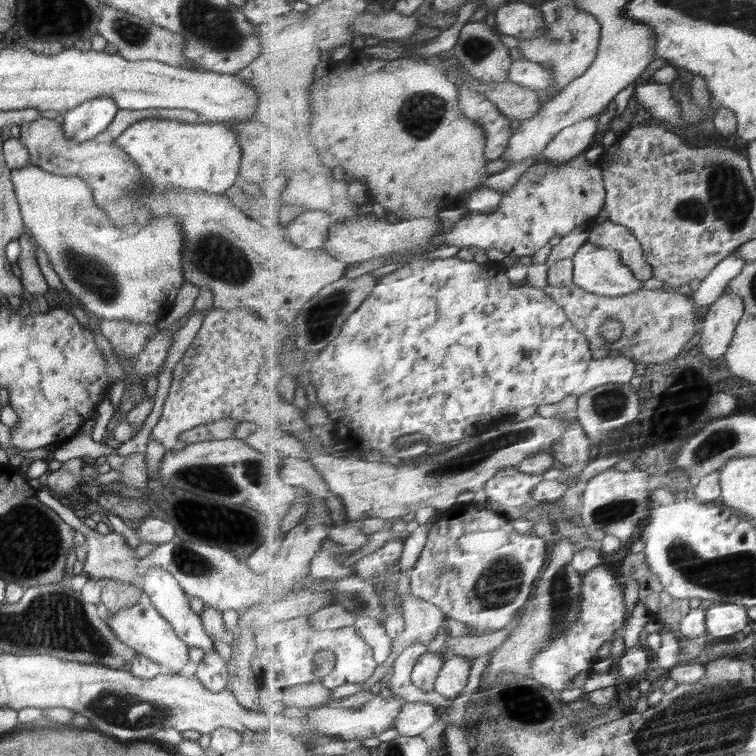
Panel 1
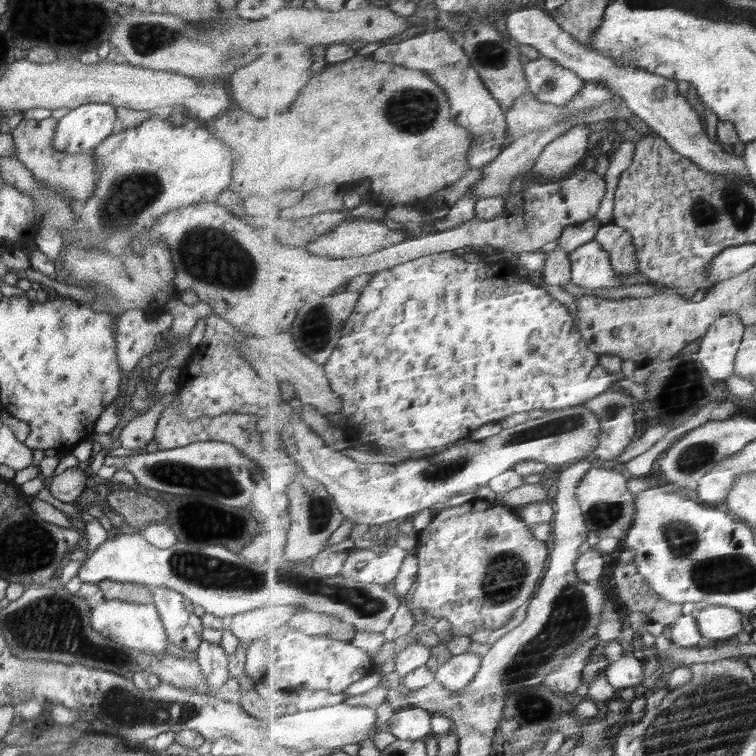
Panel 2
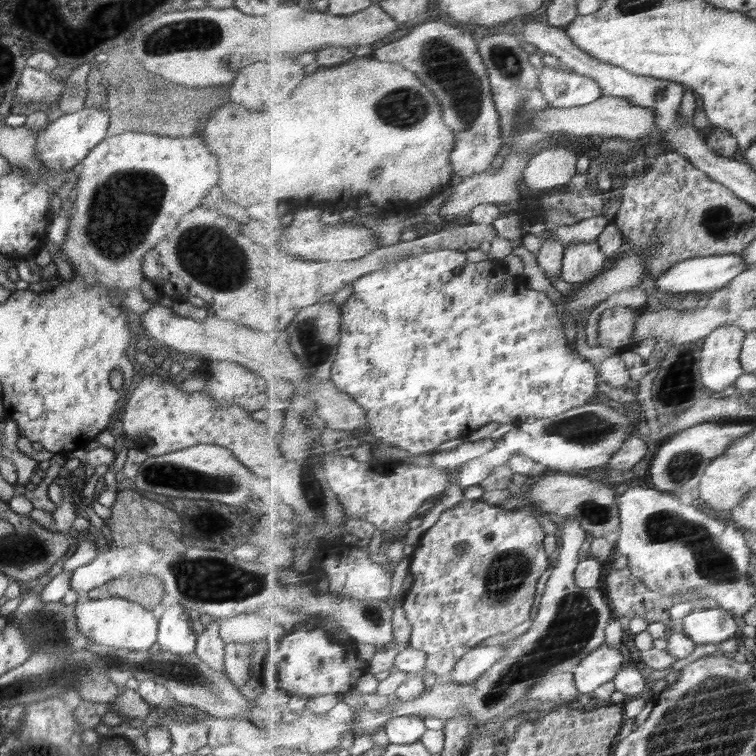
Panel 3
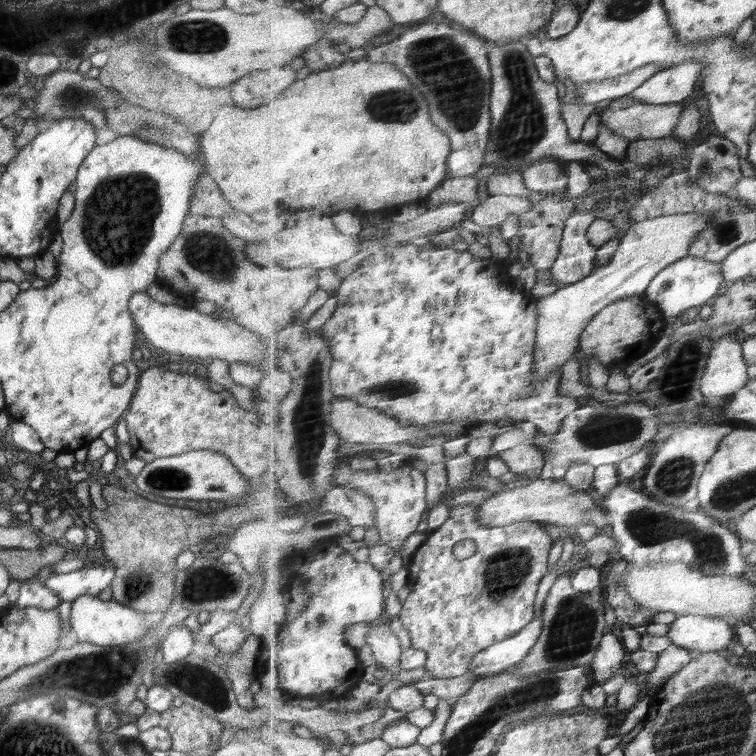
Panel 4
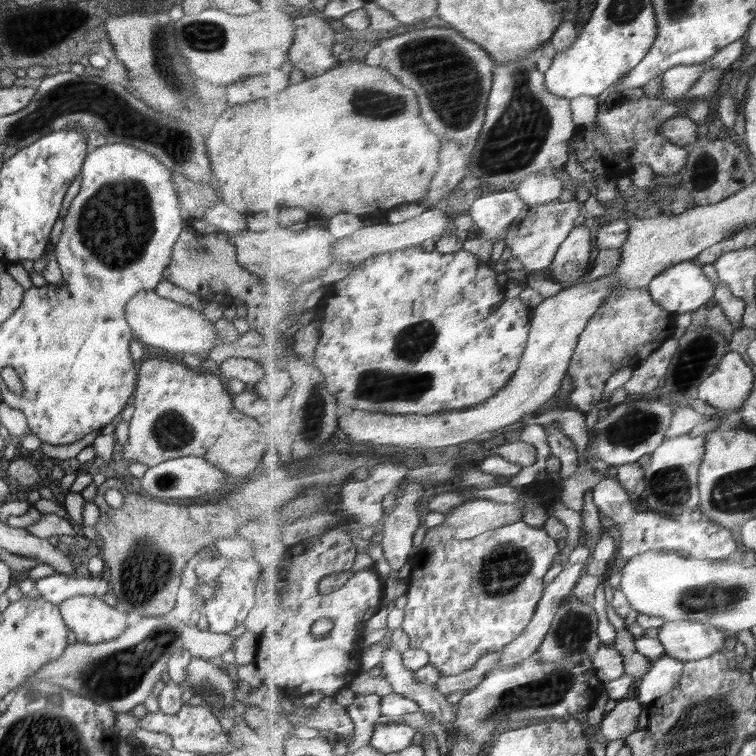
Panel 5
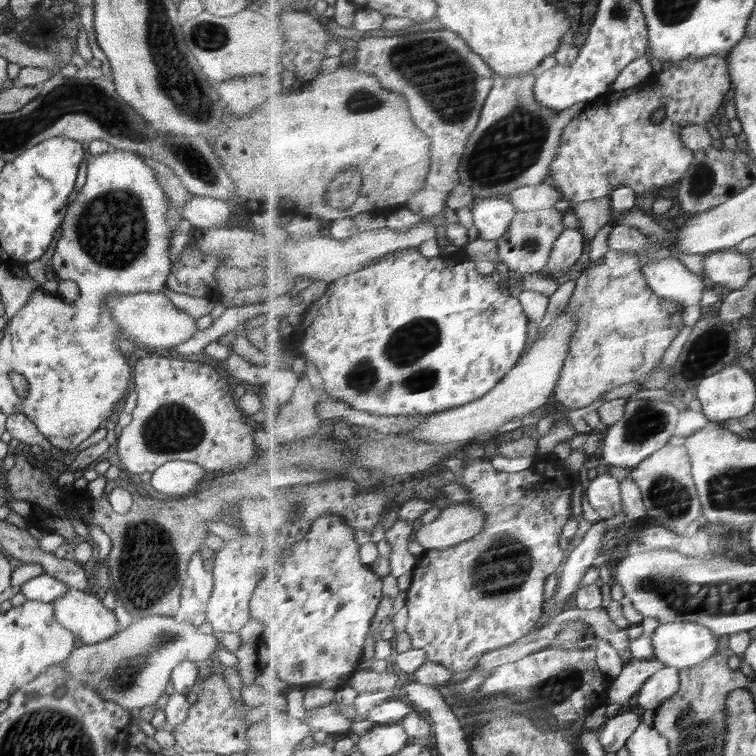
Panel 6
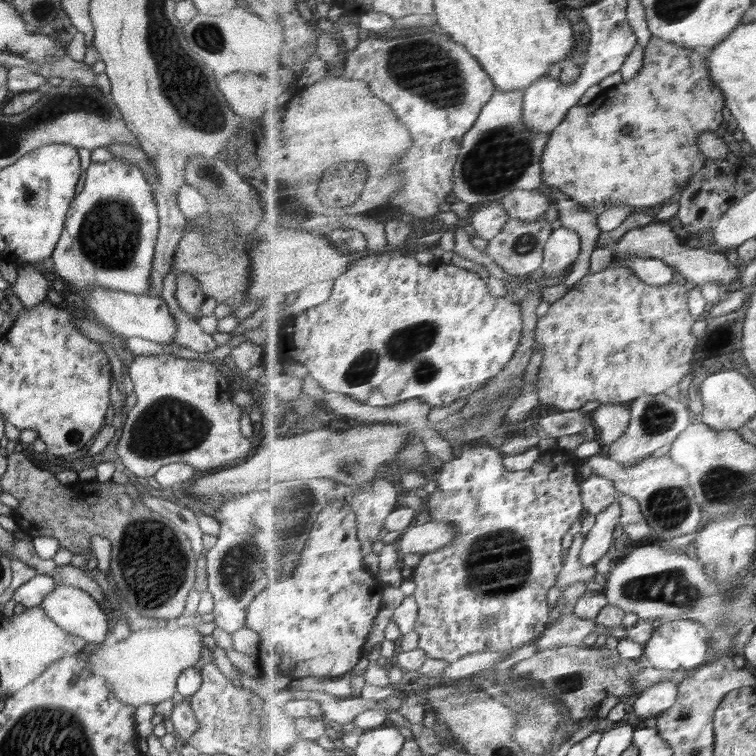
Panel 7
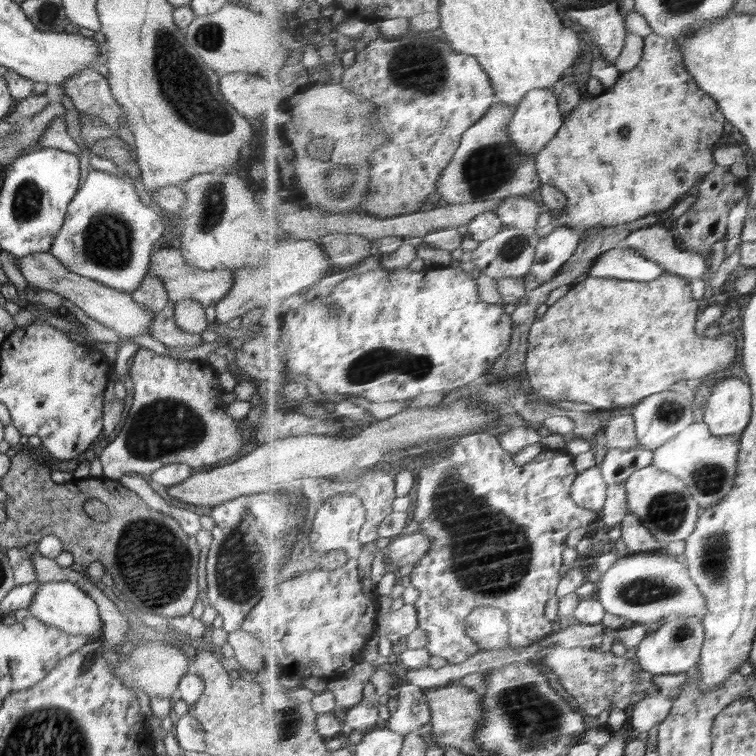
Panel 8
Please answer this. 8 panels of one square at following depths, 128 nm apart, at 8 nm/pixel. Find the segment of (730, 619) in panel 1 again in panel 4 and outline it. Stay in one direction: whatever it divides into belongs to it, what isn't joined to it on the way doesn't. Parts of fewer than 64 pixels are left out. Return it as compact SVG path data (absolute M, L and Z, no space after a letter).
M688 614L677 616L668 637L672 644L690 649L694 654L724 650L736 638L737 630L728 620L714 616Z

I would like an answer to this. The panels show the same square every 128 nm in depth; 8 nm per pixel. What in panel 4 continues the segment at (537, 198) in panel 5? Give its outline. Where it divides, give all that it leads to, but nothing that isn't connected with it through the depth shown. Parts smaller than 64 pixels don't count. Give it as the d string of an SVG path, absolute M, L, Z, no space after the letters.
M555 158L536 162L536 164L528 167L528 170L523 173L523 176L528 189L536 192L544 192L544 194L550 194L551 196L566 192L568 188L568 178L570 178L570 176L568 176L568 163L557 162Z

